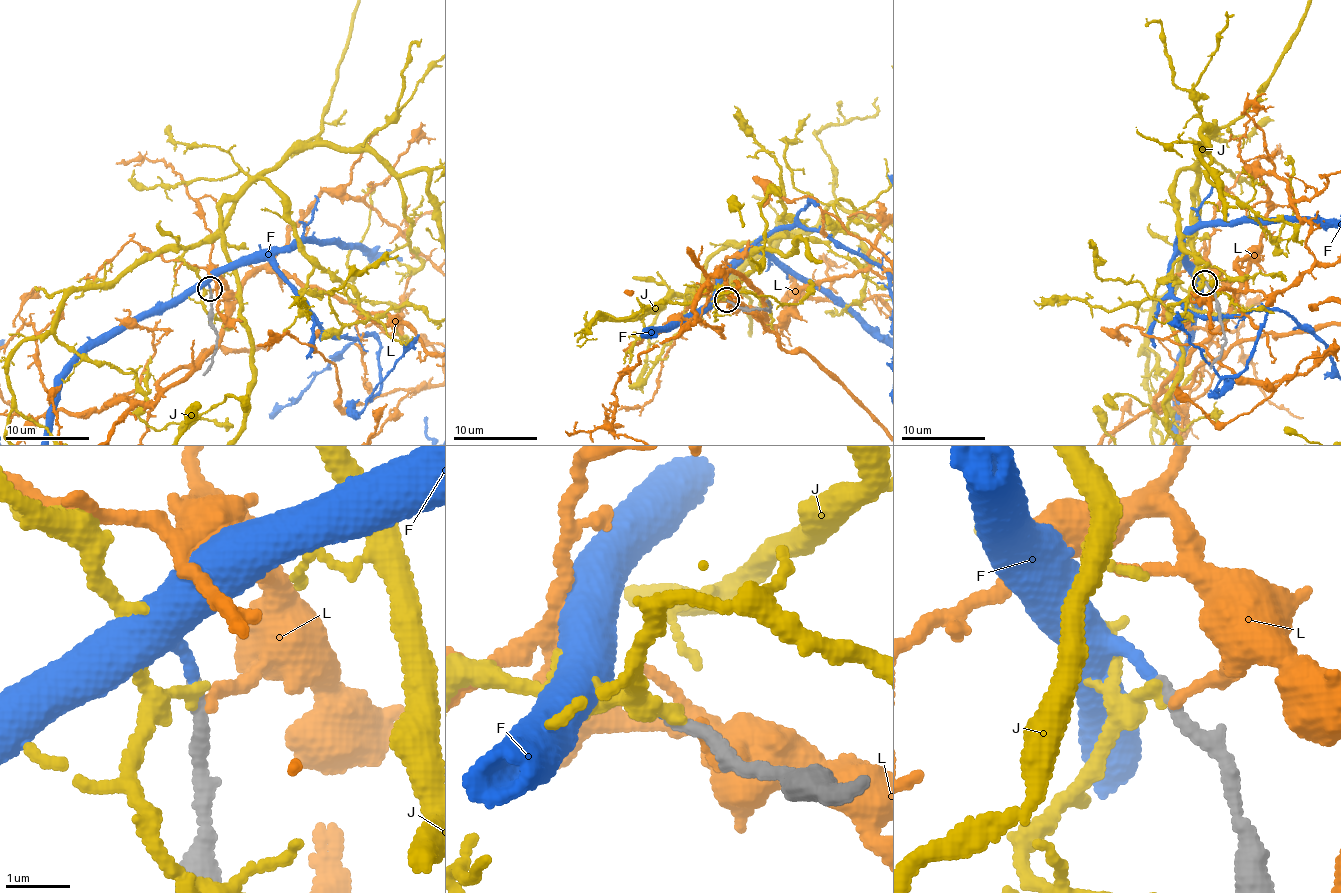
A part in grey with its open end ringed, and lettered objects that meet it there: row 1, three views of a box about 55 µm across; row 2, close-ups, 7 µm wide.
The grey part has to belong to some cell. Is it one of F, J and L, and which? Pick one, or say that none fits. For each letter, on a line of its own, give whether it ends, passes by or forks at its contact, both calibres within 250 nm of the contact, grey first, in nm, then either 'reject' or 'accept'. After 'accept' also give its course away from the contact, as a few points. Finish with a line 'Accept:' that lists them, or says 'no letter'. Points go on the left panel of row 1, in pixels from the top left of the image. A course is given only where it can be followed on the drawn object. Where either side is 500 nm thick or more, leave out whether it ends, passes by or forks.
F: it ends; calibres 200 and 170 nm; accept
J: it passes by; calibres 200 and 170 nm; reject
L: it ends; calibres 280 and 180 nm; reject
Accept: F

